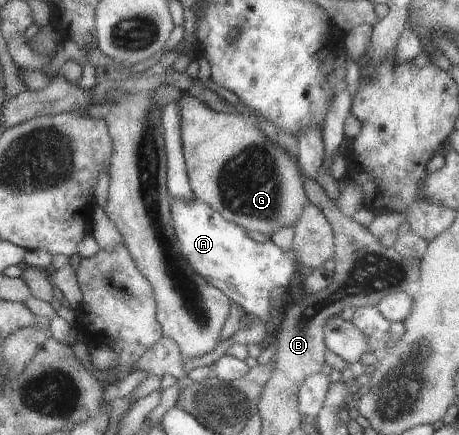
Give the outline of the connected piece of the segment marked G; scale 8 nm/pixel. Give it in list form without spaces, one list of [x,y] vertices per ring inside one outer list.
[[[186,92],[177,106],[181,112],[182,150],[194,198],[209,204],[225,220],[269,236],[299,222],[309,198],[297,170],[297,158],[291,158],[259,132],[256,116],[217,112]]]

